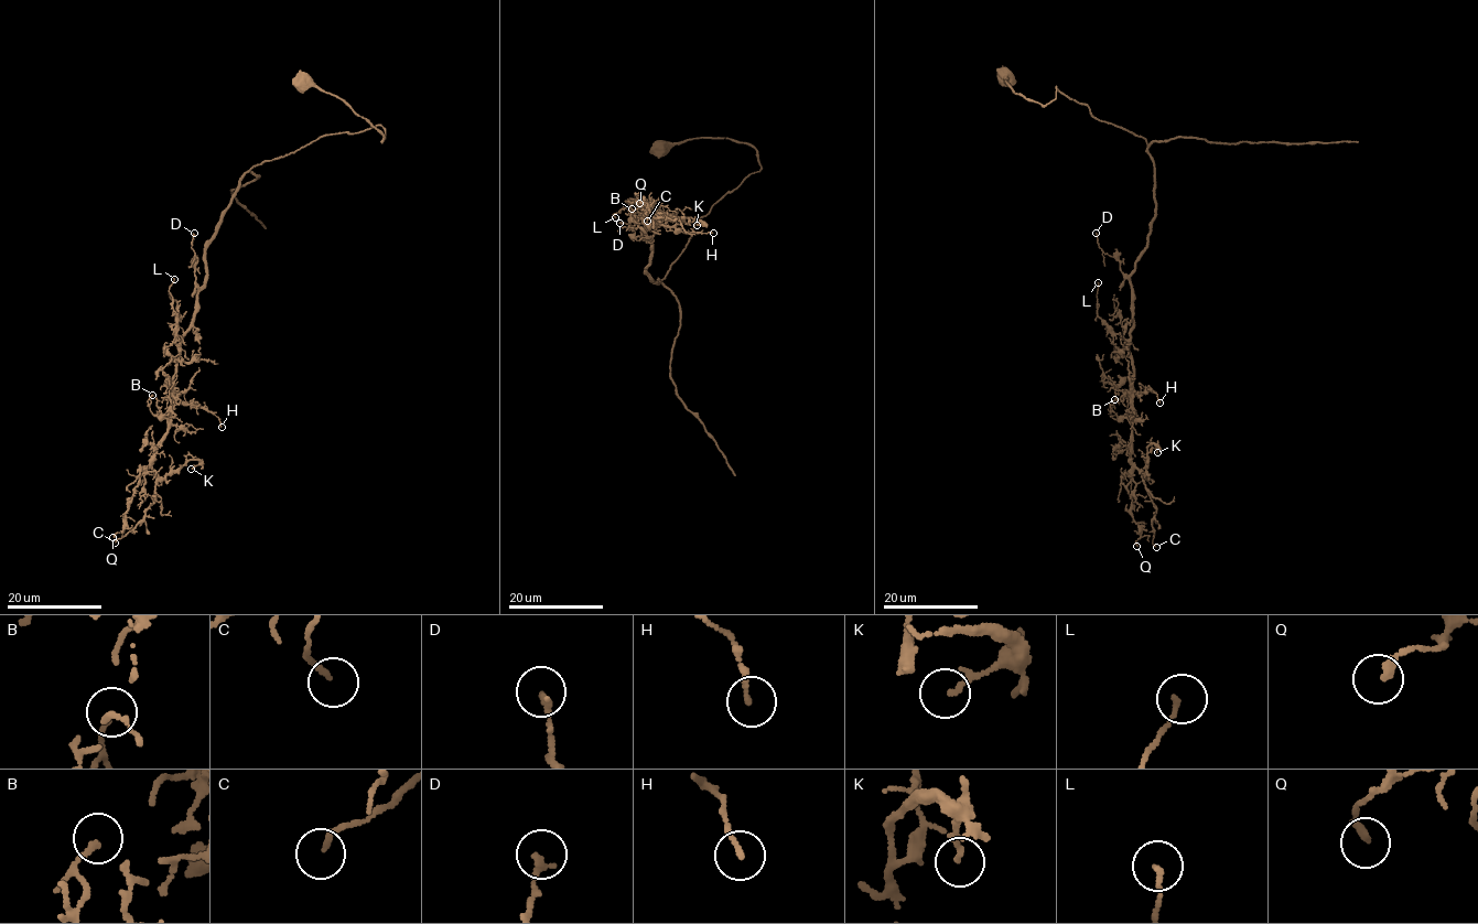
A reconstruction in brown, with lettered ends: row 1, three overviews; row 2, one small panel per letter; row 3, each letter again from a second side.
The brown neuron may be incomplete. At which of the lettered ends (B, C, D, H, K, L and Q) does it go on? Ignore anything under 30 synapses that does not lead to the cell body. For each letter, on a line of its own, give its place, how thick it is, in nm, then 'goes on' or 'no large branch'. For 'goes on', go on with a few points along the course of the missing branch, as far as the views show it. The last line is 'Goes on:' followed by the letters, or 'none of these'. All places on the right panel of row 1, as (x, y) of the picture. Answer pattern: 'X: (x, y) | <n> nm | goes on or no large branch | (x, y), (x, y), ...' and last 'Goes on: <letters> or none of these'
B: (1114, 399) | 160 nm | no large branch
C: (1156, 547) | 140 nm | no large branch
D: (1096, 233) | 170 nm | no large branch
H: (1160, 403) | 150 nm | no large branch
K: (1157, 452) | 160 nm | no large branch
L: (1098, 282) | 130 nm | no large branch
Q: (1136, 546) | 240 nm | no large branch
Goes on: none of these

